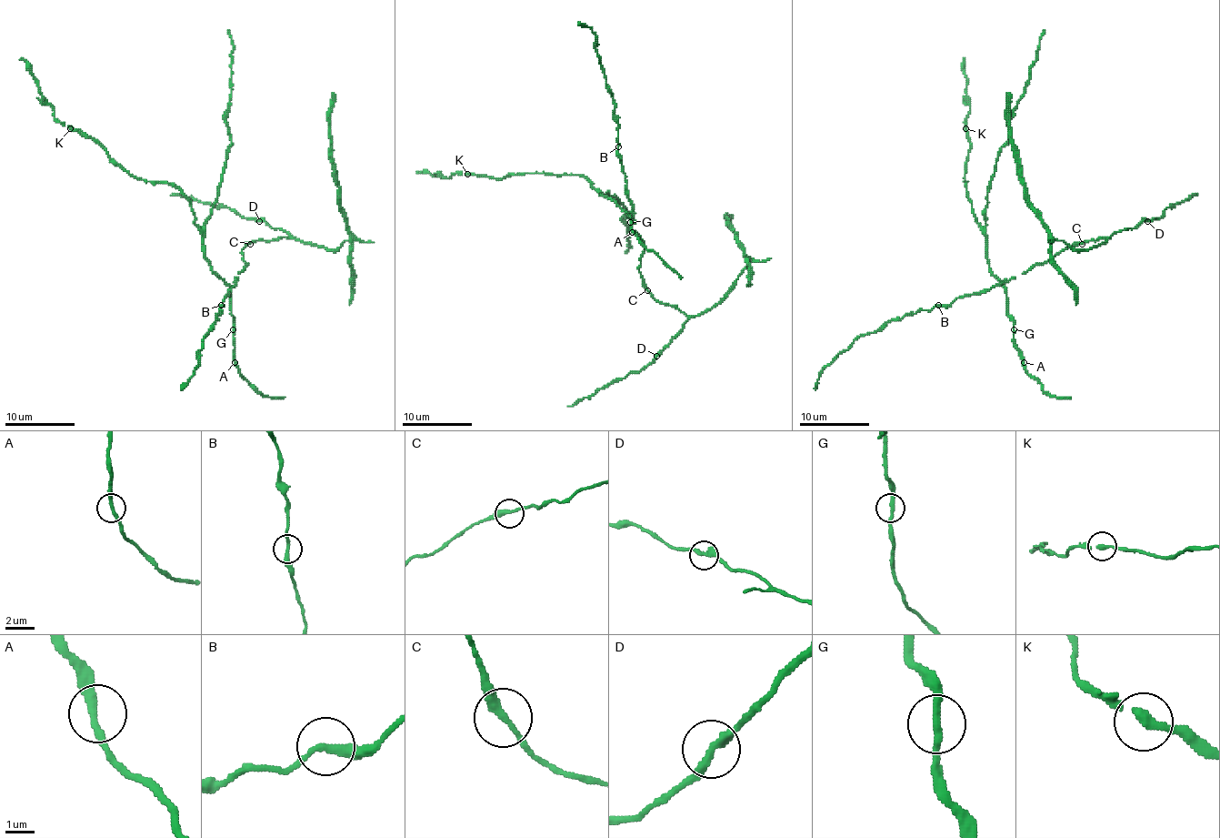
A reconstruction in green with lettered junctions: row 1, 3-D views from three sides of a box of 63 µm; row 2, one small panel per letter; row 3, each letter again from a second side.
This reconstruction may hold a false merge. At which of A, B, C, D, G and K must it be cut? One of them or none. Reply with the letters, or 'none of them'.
none of them

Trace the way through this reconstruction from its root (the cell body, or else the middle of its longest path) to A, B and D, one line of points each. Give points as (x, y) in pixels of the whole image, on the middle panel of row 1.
A: (635, 232), (635, 220), (630, 211), (626, 211), (632, 232)
B: (635, 232), (634, 205), (628, 197), (618, 146)
D: (635, 232), (644, 244), (639, 272), (645, 289), (656, 300), (675, 305), (687, 318), (682, 329), (656, 356)

